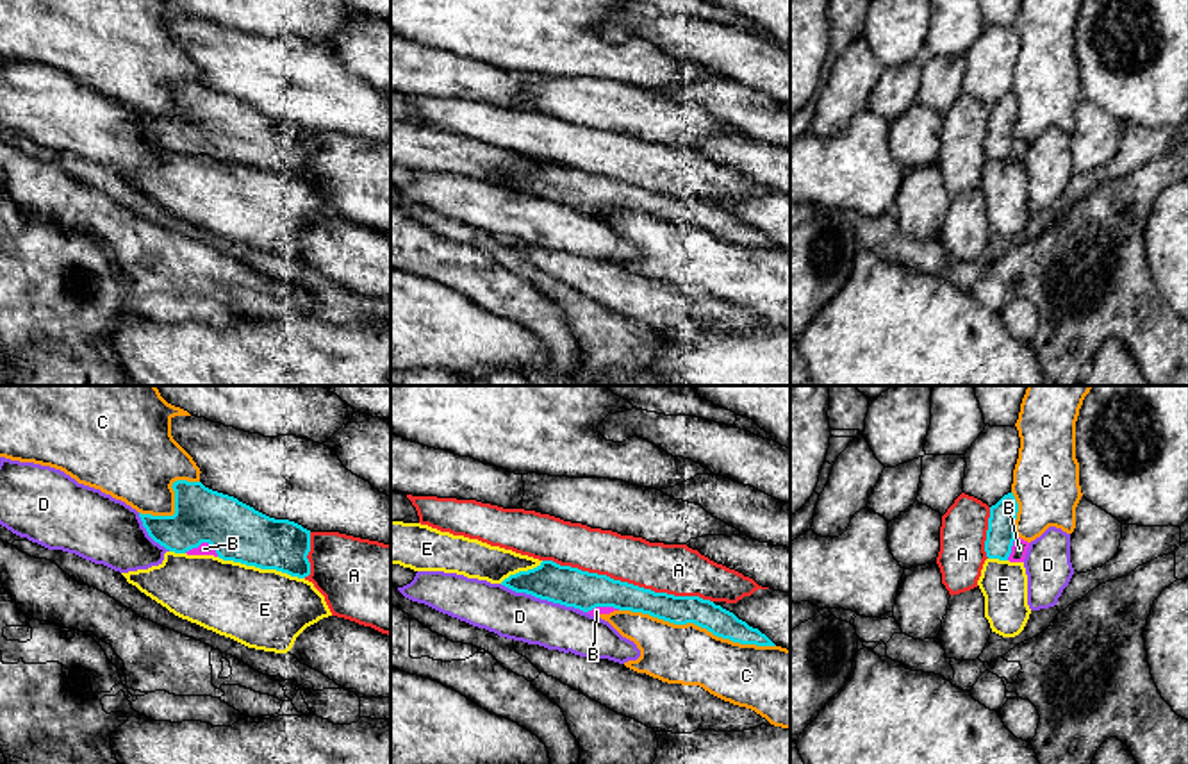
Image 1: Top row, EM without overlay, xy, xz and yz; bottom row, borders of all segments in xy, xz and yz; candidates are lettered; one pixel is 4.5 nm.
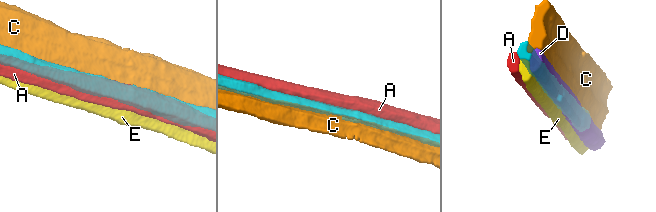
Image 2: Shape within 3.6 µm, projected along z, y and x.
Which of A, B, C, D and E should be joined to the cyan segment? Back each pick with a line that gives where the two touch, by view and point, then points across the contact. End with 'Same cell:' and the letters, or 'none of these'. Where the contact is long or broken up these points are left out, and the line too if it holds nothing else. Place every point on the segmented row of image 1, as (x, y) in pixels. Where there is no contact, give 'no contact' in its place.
B: xy (202, 541)
Same cell: B

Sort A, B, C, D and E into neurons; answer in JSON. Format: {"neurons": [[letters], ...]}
{"neurons": [["A"], ["B"], ["C"], ["D"], ["E"]]}

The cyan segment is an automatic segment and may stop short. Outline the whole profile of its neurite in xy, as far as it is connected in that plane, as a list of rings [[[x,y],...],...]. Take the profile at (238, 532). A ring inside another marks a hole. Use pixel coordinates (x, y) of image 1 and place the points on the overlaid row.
[[[177,480],[175,514],[141,514],[148,536],[175,553],[214,555],[291,577],[310,575],[310,530],[269,518],[202,482]]]

